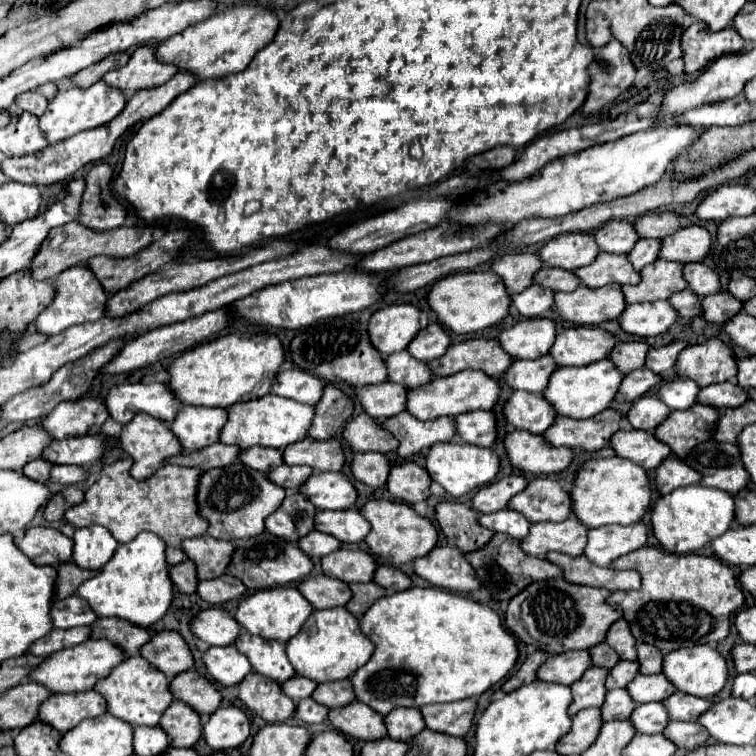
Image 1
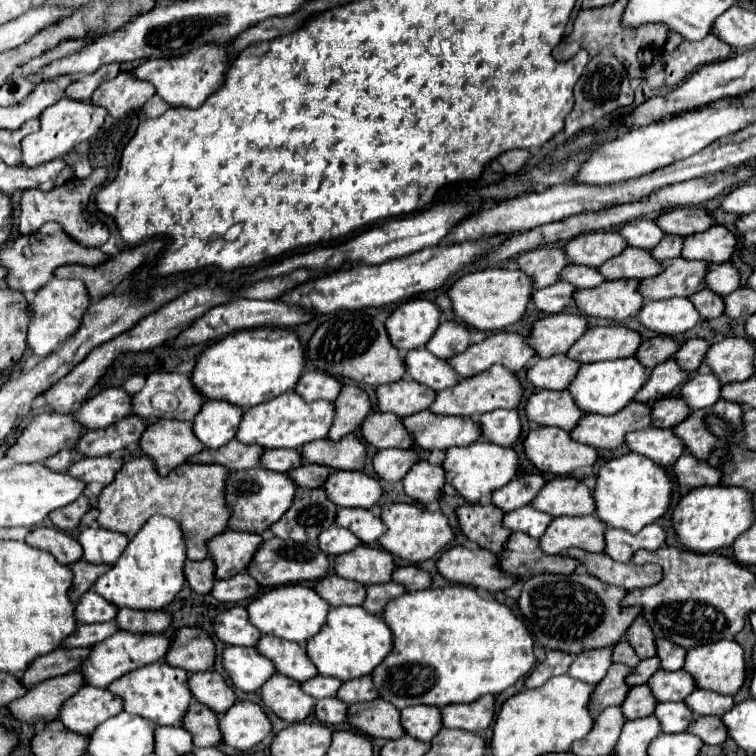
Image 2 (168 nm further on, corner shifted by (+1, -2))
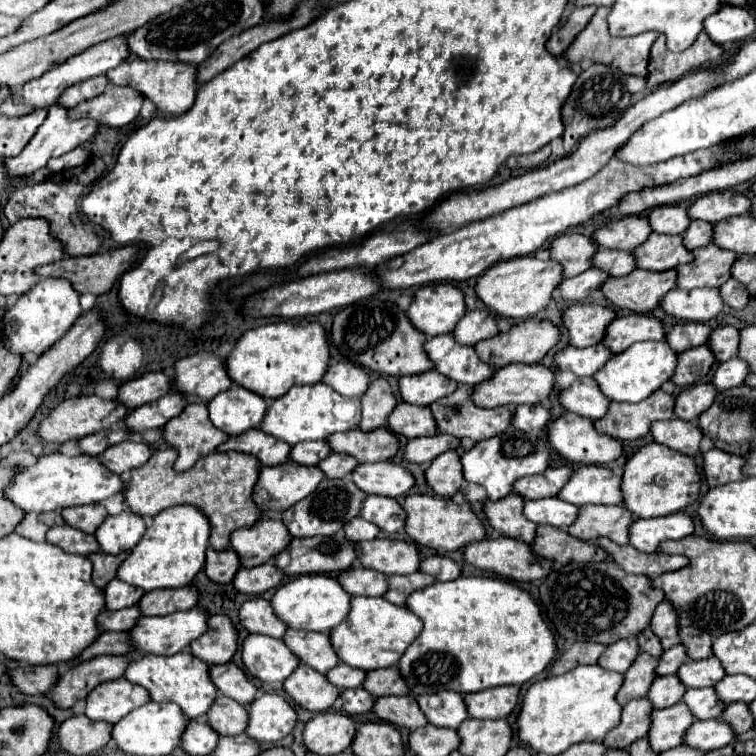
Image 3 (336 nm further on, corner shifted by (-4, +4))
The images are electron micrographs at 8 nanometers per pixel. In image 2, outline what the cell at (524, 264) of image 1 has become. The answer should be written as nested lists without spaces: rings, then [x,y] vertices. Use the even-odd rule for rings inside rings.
[[[540,247],[518,257],[518,267],[534,279],[534,289],[542,289],[560,281],[560,271],[568,265],[568,257],[560,247]]]

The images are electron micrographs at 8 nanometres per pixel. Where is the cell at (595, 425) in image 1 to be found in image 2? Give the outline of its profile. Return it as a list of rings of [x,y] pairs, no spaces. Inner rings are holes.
[[[632,401],[614,415],[586,415],[570,435],[578,443],[600,441],[600,443],[588,443],[596,449],[616,449],[624,443],[626,433],[636,429],[646,429],[650,425],[652,425],[650,405]]]

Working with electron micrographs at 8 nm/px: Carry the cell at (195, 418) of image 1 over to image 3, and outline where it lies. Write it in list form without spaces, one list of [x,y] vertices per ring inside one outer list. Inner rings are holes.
[[[231,385],[225,393],[213,397],[213,401],[207,403],[207,409],[211,423],[233,437],[259,427],[267,403],[263,397],[249,393],[239,385]]]

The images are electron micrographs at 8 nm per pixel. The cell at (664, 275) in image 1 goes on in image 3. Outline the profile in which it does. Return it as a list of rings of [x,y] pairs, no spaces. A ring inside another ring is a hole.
[[[715,245],[701,247],[693,251],[693,261],[677,267],[677,289],[693,287],[721,287],[731,275],[729,267],[737,259],[737,253],[717,249]],[[717,255],[723,255],[721,259]],[[717,265],[723,265],[721,269]]]

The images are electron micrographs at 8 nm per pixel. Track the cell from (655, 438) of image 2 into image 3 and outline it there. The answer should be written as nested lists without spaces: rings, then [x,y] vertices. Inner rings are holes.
[[[669,419],[669,421],[655,421],[651,425],[651,435],[657,443],[667,445],[673,451],[685,453],[685,455],[695,455],[699,451],[699,441],[703,437],[701,429],[683,419]]]

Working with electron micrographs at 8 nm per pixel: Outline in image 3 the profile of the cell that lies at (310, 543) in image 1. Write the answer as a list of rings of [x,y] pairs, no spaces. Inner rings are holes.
[[[355,517],[353,521],[349,521],[349,523],[343,527],[343,533],[345,533],[345,537],[349,537],[349,541],[359,543],[359,541],[367,541],[367,539],[377,537],[377,535],[373,535],[373,533],[379,533],[379,529],[377,529],[373,523],[369,523],[369,521],[361,519],[361,517]]]

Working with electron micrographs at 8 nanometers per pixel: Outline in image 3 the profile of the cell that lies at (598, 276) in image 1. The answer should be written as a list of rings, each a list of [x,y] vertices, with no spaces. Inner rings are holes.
[[[651,233],[645,245],[639,245],[633,251],[635,265],[649,271],[667,271],[677,265],[689,263],[693,255],[683,247],[681,235],[659,235]]]

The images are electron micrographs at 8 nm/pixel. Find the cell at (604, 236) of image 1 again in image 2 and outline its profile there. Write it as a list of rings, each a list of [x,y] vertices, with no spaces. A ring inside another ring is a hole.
[[[636,219],[626,223],[620,229],[620,235],[628,239],[630,247],[644,247],[644,249],[654,249],[666,235],[664,229],[656,223],[656,219]]]

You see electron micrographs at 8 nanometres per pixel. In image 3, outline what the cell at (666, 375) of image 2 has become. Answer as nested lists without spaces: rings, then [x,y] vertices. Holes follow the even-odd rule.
[[[707,345],[687,349],[677,355],[677,369],[673,371],[671,381],[679,387],[703,381],[703,379],[707,379],[713,363],[715,363],[715,359]]]

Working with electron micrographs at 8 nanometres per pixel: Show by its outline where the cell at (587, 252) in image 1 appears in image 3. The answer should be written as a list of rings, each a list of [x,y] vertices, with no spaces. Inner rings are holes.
[[[619,217],[601,225],[591,239],[603,249],[633,251],[649,237],[649,233],[651,229],[645,217]]]

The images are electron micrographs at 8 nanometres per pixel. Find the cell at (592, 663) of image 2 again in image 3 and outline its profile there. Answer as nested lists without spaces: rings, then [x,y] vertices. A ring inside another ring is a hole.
[[[627,637],[627,639],[621,639],[621,641],[607,645],[607,651],[599,657],[597,663],[603,665],[603,669],[625,673],[629,669],[629,665],[633,663],[633,659],[637,657],[637,653],[639,653],[637,639]]]

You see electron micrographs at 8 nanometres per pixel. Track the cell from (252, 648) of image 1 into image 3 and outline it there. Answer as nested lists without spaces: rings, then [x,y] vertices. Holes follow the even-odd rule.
[[[287,629],[283,641],[299,657],[301,663],[309,665],[311,669],[317,669],[317,673],[327,673],[339,663],[329,643],[329,635],[325,633],[311,633],[311,631],[307,633],[307,631]]]

